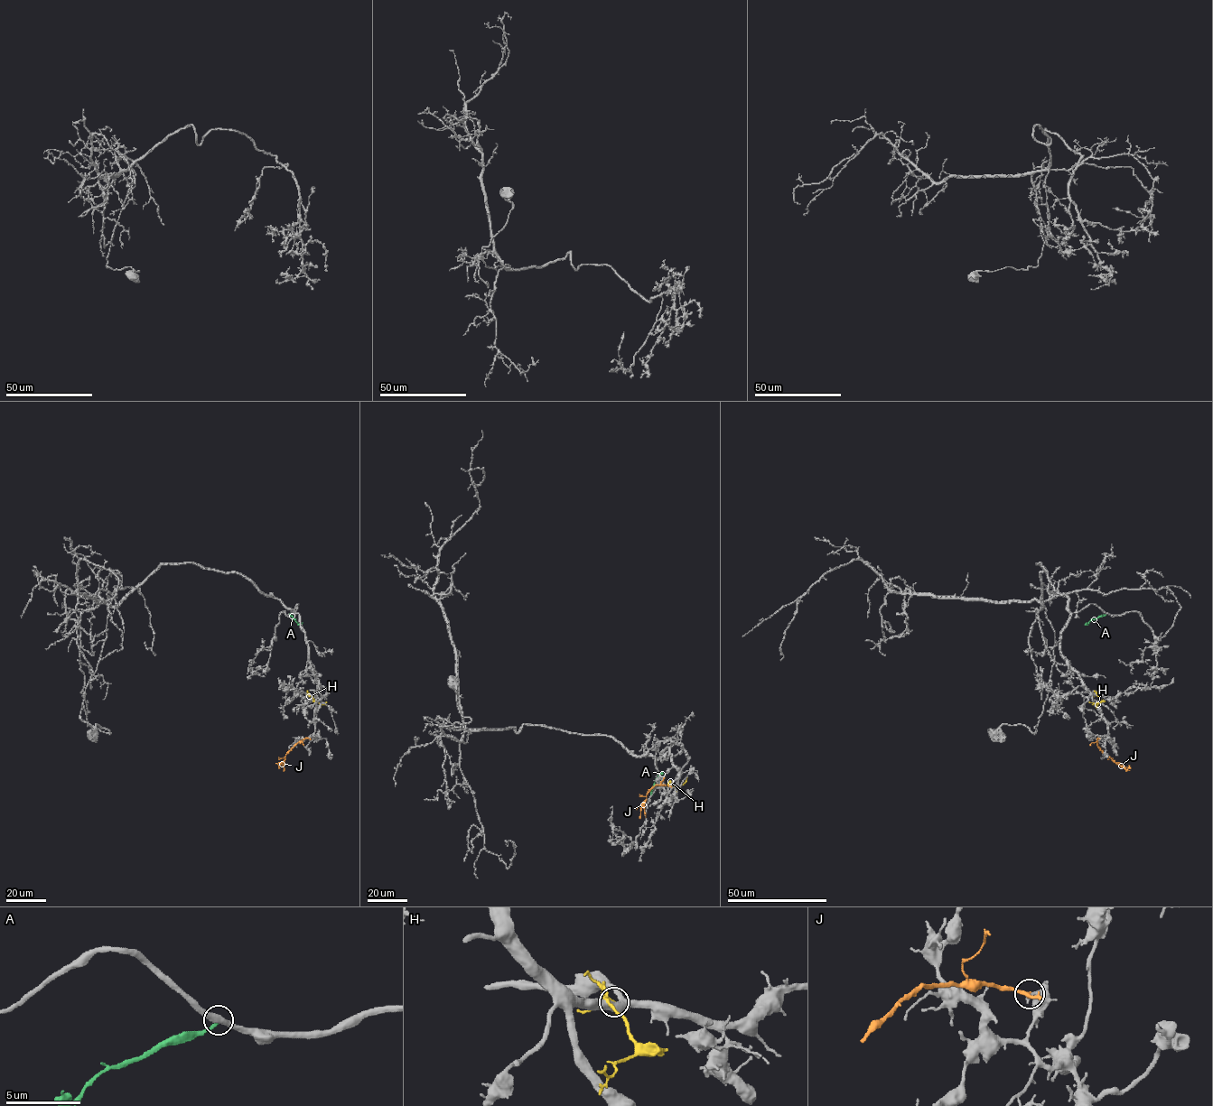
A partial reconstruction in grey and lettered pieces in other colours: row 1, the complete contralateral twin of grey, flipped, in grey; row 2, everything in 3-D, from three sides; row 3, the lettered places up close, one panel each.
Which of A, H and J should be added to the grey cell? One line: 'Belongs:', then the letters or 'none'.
Belongs: none

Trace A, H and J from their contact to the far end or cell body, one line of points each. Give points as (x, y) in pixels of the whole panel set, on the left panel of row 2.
A: (290, 613), (299, 624), (303, 623)
H: (307, 694), (321, 704), (326, 701)
J: (309, 738), (293, 746), (279, 768), (279, 766)

